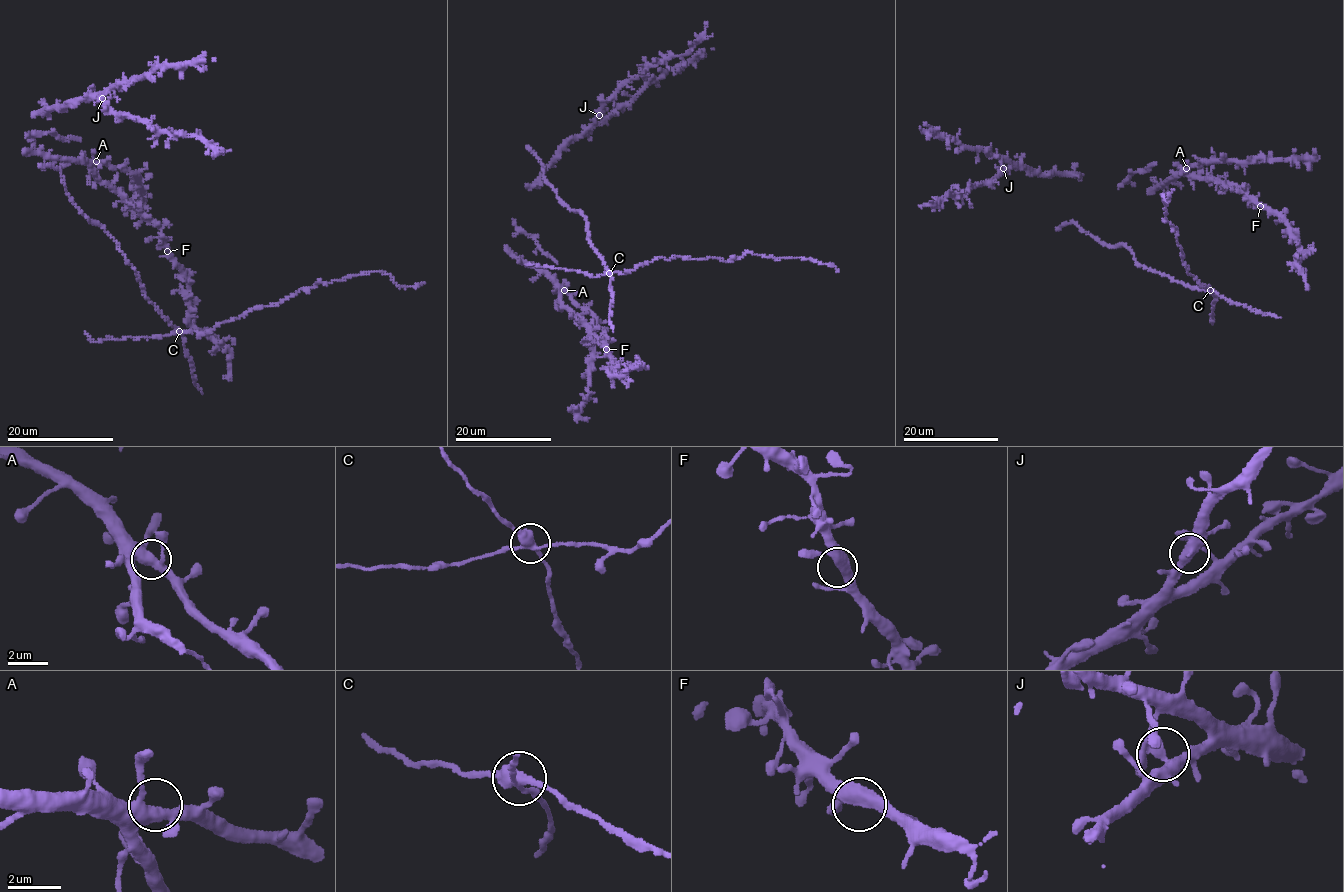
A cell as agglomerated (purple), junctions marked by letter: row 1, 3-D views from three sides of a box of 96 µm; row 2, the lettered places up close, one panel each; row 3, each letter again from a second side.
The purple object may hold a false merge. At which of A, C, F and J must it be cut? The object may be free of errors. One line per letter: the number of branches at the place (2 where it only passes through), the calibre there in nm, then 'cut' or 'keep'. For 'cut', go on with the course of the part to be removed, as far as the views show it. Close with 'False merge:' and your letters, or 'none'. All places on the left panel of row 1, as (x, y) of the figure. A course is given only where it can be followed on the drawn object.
A: 4 branches meet; 400 nm thick; keep
C: 4 branches meet; 360 nm thick; cut; foreign part runs (179, 332), (148, 300), (119, 245), (99, 224), (83, 215), (67, 193), (60, 170), (38, 166)
F: 3 branches meet; 420 nm thick; keep
J: 4 branches meet; 360 nm thick; keep
False merge: C

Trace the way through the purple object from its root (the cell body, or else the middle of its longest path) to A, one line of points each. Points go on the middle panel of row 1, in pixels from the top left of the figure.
A: (608, 349), (606, 342), (590, 333), (588, 324), (562, 304), (560, 292), (564, 290)

